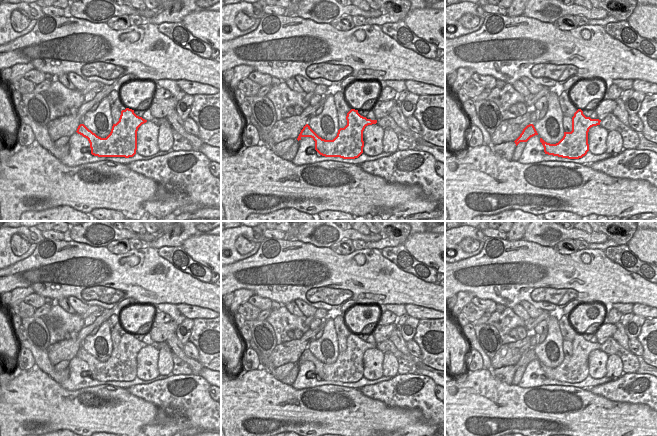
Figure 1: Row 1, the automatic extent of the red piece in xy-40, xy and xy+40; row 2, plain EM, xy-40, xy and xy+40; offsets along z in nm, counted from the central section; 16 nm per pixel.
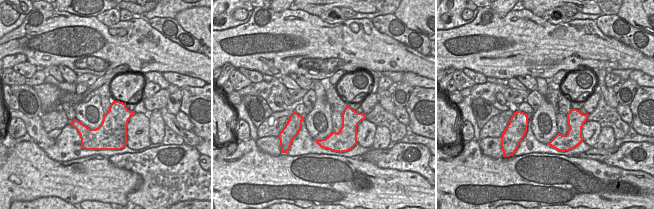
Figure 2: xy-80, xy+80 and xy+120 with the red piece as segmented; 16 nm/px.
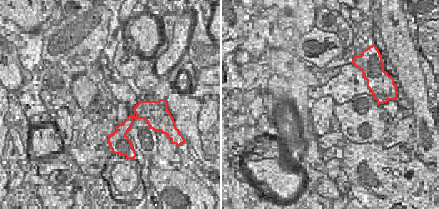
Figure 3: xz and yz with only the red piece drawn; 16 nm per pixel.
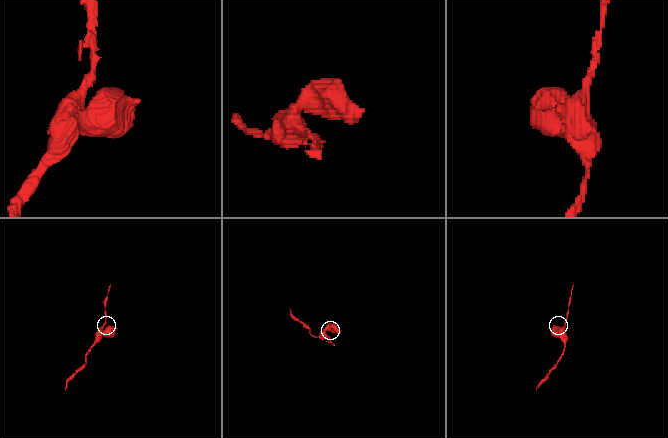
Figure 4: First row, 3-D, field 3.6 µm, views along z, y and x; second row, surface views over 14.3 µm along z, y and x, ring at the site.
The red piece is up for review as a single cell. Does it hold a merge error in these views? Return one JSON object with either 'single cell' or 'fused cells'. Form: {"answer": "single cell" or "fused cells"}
{"answer": "fused cells"}

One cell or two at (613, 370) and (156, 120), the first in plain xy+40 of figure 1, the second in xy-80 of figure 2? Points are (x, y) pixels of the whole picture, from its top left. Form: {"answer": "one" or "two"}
{"answer": "one"}

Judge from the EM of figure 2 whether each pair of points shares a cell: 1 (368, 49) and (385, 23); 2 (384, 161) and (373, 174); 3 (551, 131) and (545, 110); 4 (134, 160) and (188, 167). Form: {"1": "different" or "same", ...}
{"1": "different", "2": "different", "3": "same", "4": "same"}

